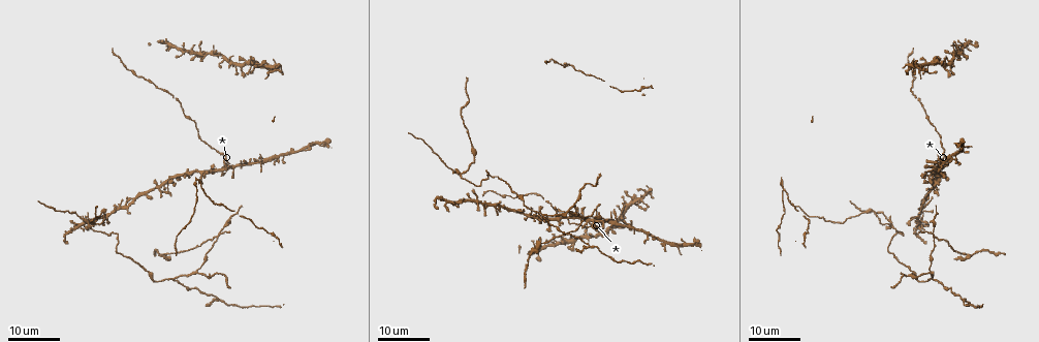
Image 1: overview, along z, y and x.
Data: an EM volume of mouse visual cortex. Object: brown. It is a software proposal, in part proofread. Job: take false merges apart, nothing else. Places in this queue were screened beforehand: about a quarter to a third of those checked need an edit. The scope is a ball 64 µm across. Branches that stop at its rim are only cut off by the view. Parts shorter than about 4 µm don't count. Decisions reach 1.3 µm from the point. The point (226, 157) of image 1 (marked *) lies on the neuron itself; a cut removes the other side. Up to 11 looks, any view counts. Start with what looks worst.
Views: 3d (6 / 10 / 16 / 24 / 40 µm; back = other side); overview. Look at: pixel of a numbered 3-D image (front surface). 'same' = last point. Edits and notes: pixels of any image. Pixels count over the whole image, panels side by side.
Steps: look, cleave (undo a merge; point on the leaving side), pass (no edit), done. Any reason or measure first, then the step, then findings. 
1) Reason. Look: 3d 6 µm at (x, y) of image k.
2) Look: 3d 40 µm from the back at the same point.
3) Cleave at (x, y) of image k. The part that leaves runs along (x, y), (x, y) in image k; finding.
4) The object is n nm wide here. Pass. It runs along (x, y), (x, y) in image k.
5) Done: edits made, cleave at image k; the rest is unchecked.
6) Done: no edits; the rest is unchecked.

Looks like a crossing. Look: 3d 24 µm at (90, 227) of image 1.

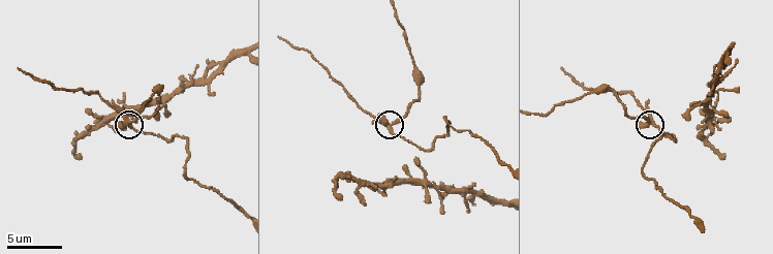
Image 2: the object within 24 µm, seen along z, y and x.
Look: 3d 10 µm at (392, 122) of image 2.

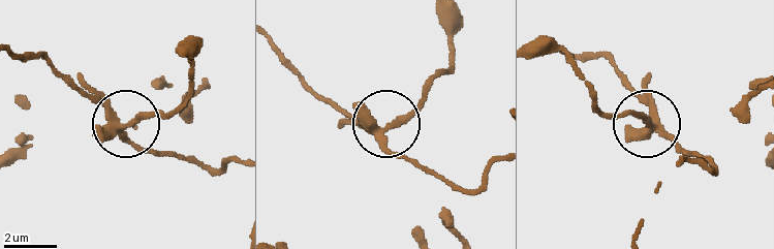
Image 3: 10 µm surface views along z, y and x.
Look: 3d 10 µm from the back at (384, 128) of image 3.

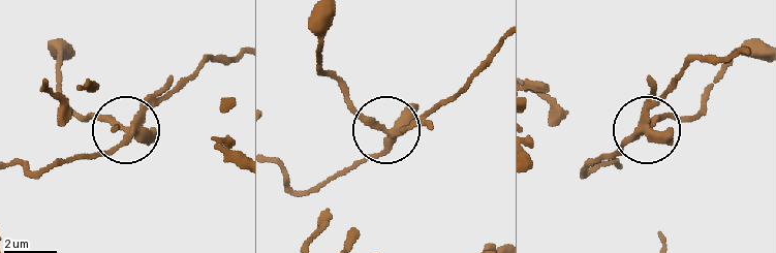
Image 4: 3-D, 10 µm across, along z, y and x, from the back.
The object is 300 nm wide here. Cleave at (91, 118) of image 4. Two neurons meet here.

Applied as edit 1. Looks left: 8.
Looks like a crossing. Look: 3d 16 µm at (702, 102) of image 2.

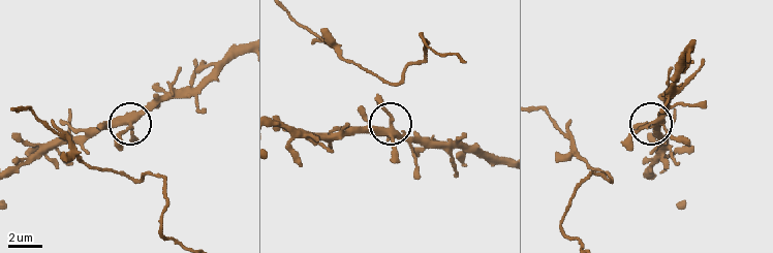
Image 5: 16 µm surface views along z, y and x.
The object is 330 nm wide here. Pass. It runs along (502, 165), (457, 149), (420, 146), (391, 126), (333, 127) in image 5; all the same neuron.

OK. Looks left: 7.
Two arms in line, one across. Look: 3d 24 µm at (543, 218) of image 1.

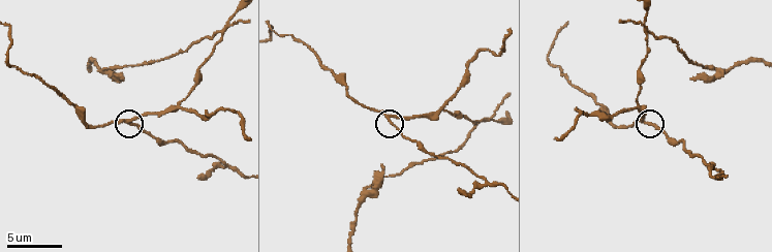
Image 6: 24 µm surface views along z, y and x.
Look: 3d 10 µm at (390, 121) of image 6.

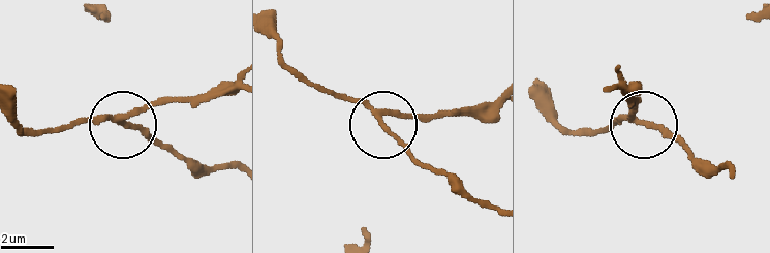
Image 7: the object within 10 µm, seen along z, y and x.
Cleave at (158, 104) of image 7. The part that leaves runs along (122, 116), (193, 103), (233, 83) in image 7; a second neuron is stuck on.

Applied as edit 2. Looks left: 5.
See it whole again. Look: overview.

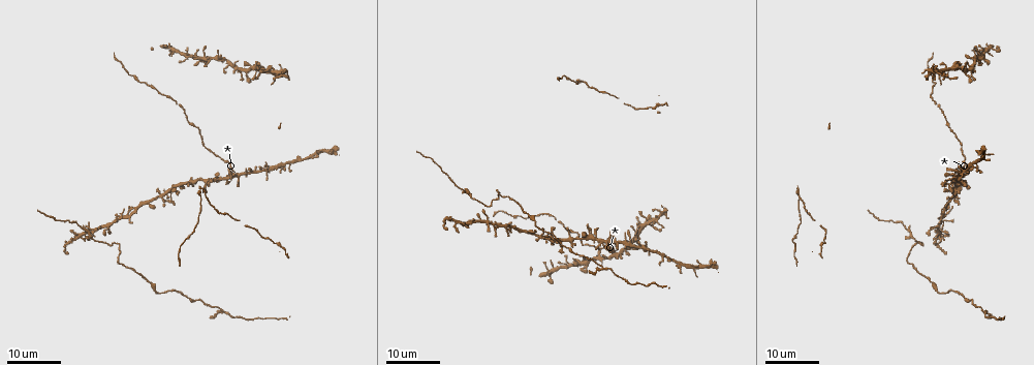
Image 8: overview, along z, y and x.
Small branch off a trunk. Look: 3d 16 µm at (588, 233) of image 8.

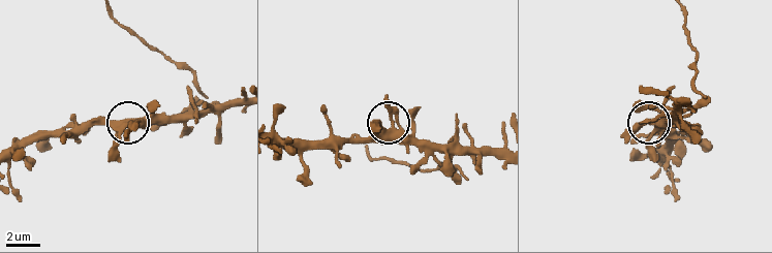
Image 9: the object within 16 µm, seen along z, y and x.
Closer look. Look: 3d 10 µm at (391, 128) of image 9.

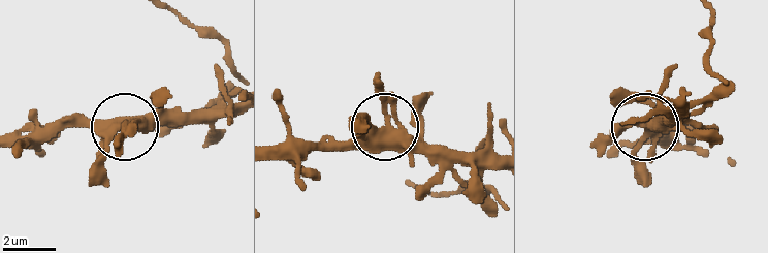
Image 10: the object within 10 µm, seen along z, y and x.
Pass. One neuron here.

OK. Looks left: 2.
Thick turns thin. Look: 3d 16 µm at (798, 190) of image 8.

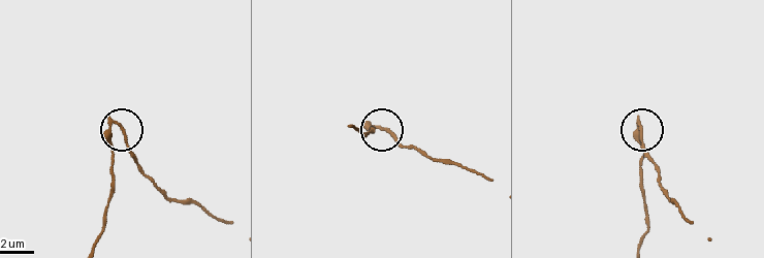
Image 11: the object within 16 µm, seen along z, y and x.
Look: 3d 6 µm at (379, 127) of image 11.

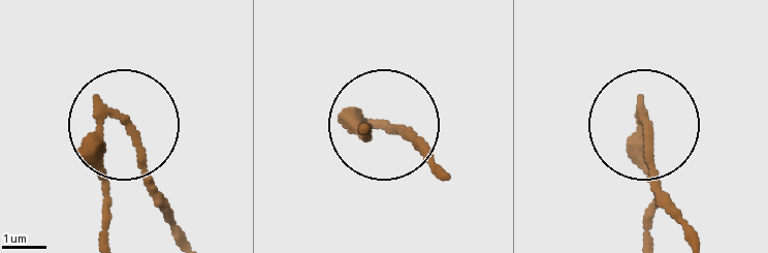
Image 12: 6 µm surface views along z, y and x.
Cleave at (100, 178) of image 12. The part that leaves runs along (95, 117), (102, 235) in image 12; a second neuron is stuck on.

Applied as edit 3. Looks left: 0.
Done: edits made, cleave at image 4, cleave at image 7, cleave at image 12; the rest is unchecked.

